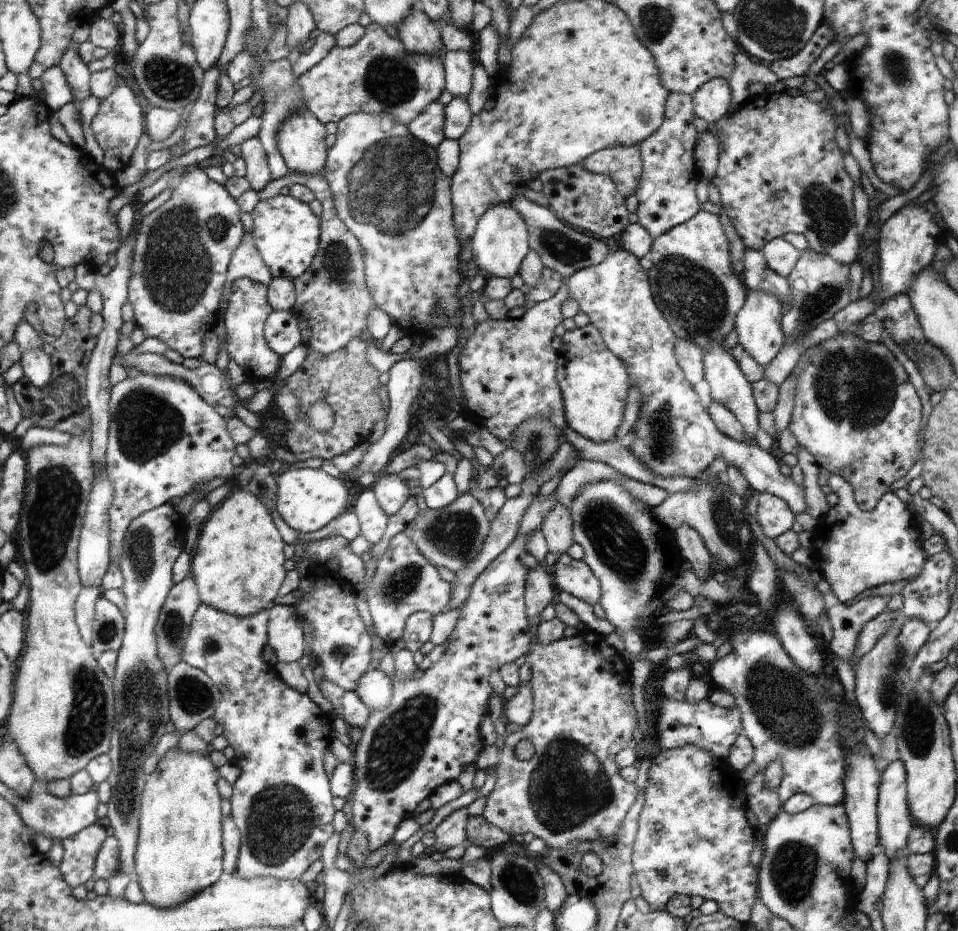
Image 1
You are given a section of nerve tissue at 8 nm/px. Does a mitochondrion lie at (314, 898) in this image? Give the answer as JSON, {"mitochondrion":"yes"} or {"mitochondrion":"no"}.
{"mitochondrion":"no"}

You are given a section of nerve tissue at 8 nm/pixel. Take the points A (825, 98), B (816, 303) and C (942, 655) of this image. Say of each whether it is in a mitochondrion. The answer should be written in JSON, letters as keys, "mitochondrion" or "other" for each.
{"A":"other","B":"mitochondrion","C":"other"}

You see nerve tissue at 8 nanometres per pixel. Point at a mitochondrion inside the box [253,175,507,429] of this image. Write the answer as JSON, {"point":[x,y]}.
{"point":[336,261]}

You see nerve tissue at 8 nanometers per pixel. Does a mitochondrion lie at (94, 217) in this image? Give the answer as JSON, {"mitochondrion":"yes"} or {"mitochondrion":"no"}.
{"mitochondrion":"no"}

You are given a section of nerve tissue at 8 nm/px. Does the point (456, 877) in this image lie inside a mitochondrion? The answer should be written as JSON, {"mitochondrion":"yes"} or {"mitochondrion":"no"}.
{"mitochondrion":"no"}

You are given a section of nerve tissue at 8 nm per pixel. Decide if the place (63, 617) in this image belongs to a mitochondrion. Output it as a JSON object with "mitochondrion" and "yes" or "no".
{"mitochondrion":"no"}

